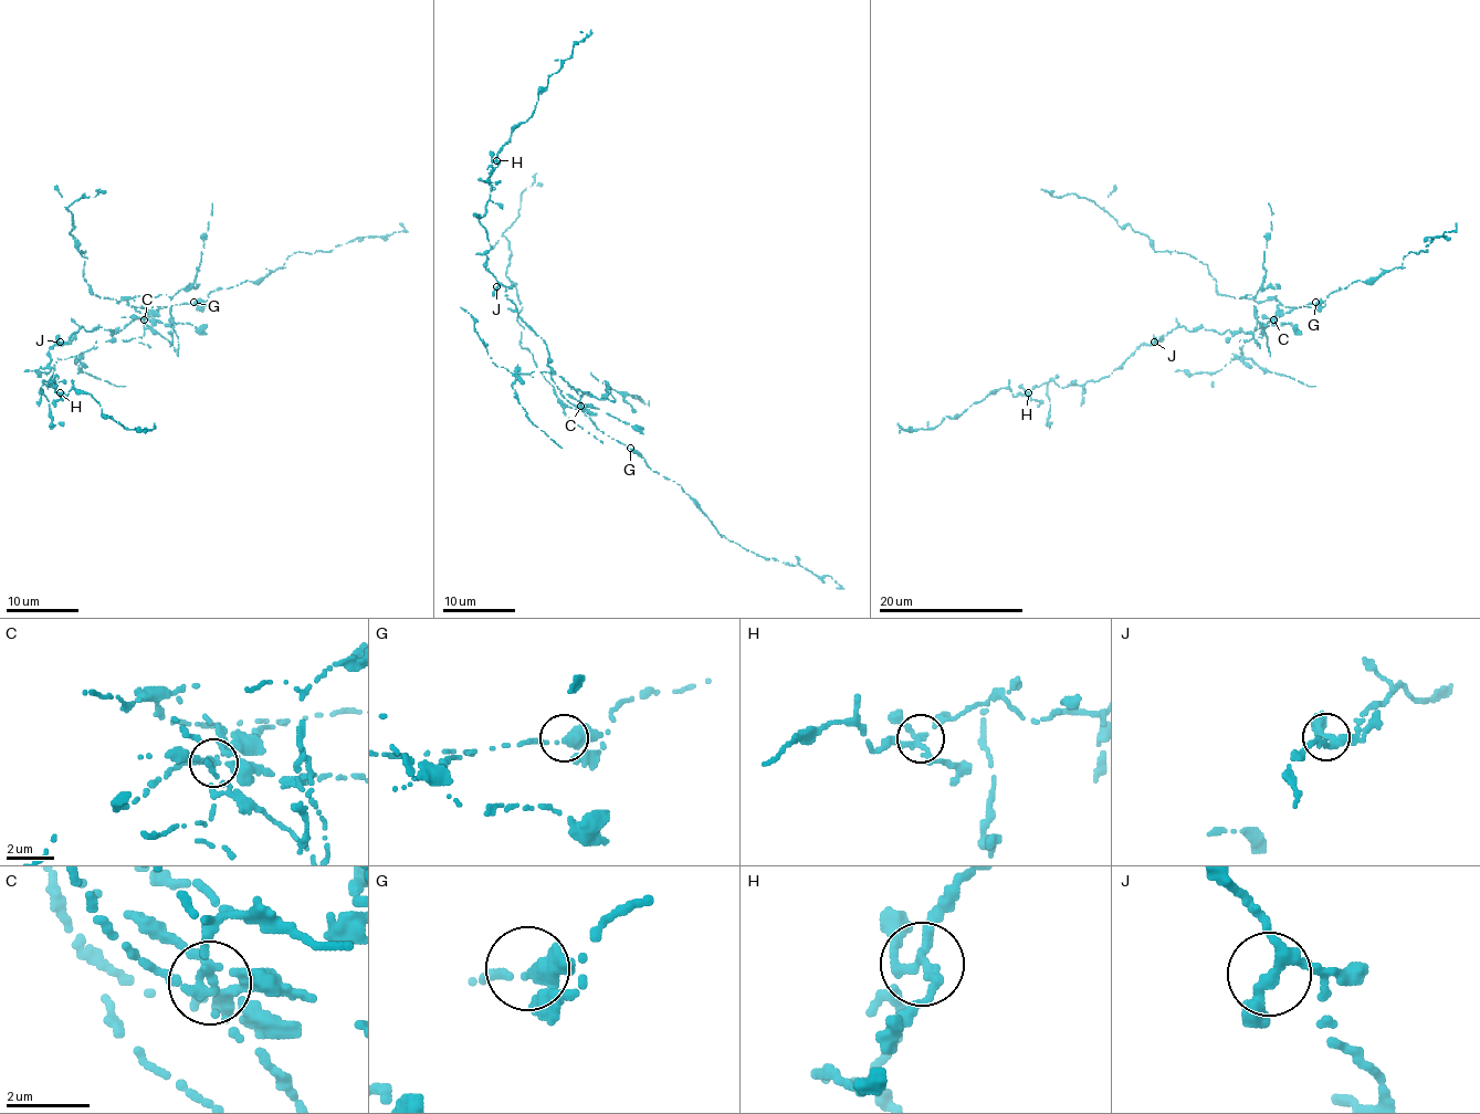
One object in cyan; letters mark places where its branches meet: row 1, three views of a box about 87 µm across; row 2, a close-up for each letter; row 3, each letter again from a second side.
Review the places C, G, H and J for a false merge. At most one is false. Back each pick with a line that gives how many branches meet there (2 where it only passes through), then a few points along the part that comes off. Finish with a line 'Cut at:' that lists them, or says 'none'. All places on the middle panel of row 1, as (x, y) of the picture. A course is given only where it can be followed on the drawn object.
C: 4 | (581, 406), (556, 396), (520, 345), (522, 306), (505, 274), (503, 232), (523, 189), (542, 186)
Cut at: C

